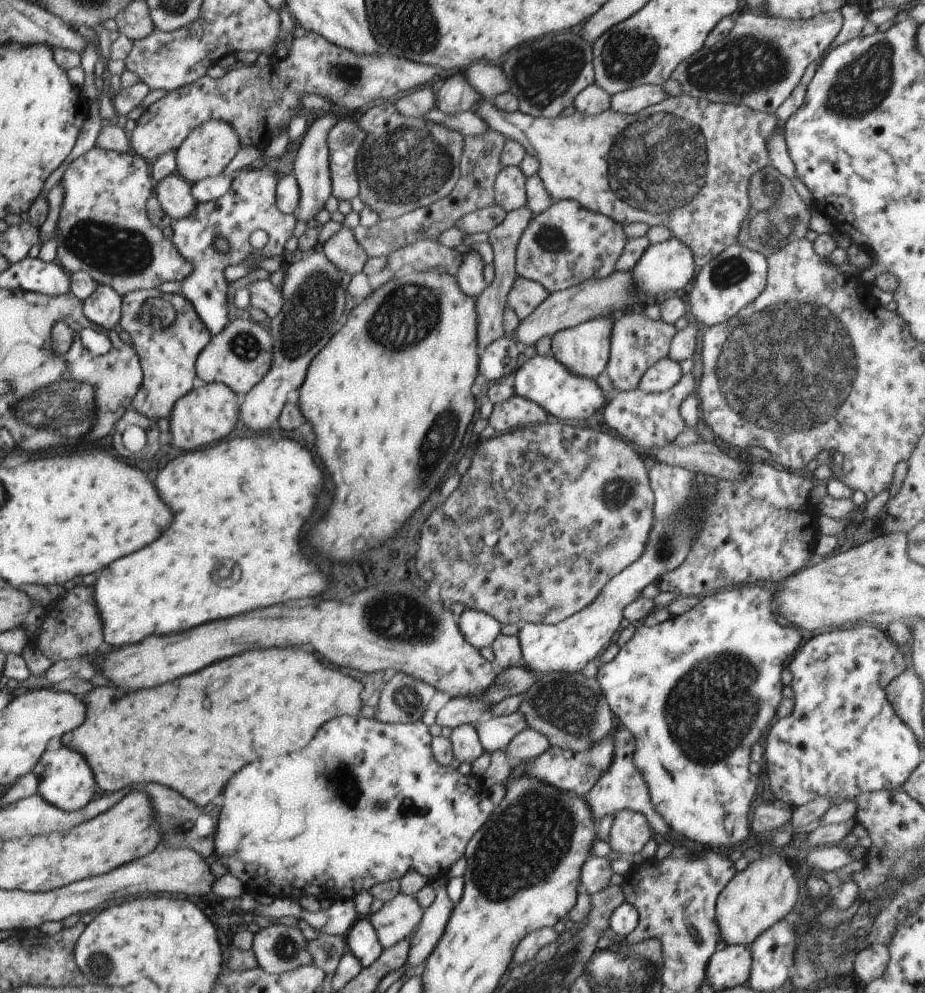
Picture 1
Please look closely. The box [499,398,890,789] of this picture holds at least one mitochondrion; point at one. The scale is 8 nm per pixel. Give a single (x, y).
(708, 711)

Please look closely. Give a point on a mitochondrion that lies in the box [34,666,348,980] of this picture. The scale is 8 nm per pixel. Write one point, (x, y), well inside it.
(177, 827)

